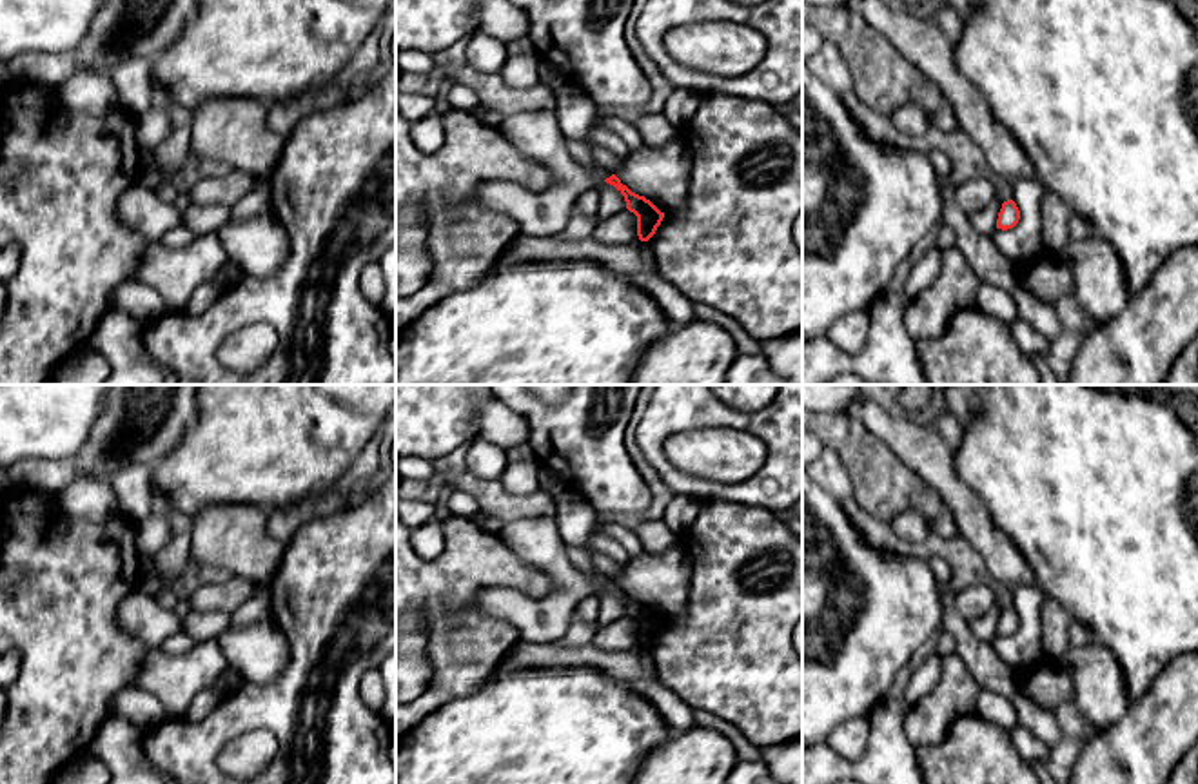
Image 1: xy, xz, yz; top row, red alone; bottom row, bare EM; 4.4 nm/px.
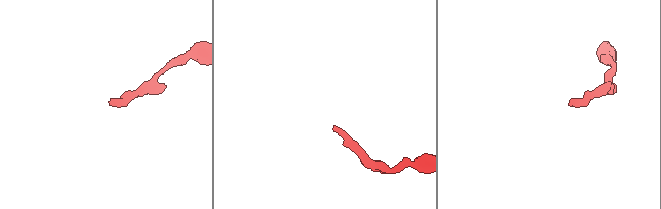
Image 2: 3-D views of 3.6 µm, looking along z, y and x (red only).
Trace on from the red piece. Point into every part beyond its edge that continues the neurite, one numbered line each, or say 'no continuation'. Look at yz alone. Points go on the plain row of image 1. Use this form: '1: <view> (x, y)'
no continuation

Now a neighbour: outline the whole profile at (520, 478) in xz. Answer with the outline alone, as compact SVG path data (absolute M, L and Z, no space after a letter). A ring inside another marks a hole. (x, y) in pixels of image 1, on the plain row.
M535 457L523 459L519 463L506 465L501 474L503 488L512 495L530 495L539 490L537 475L541 465Z

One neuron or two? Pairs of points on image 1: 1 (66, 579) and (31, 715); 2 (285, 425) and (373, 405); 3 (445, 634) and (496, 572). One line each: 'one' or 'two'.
1: one
2: one
3: one

